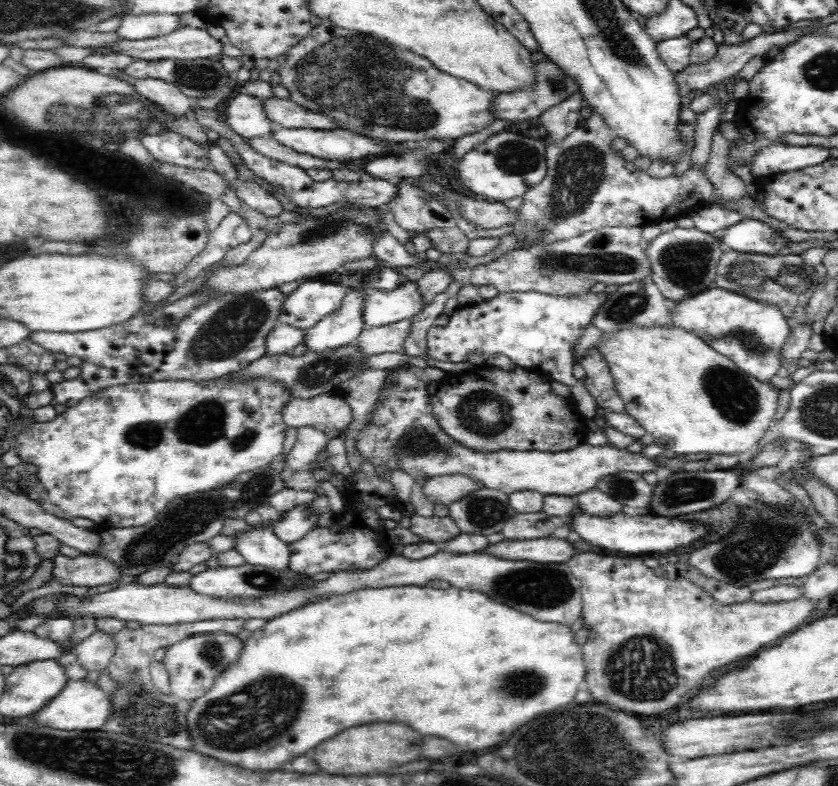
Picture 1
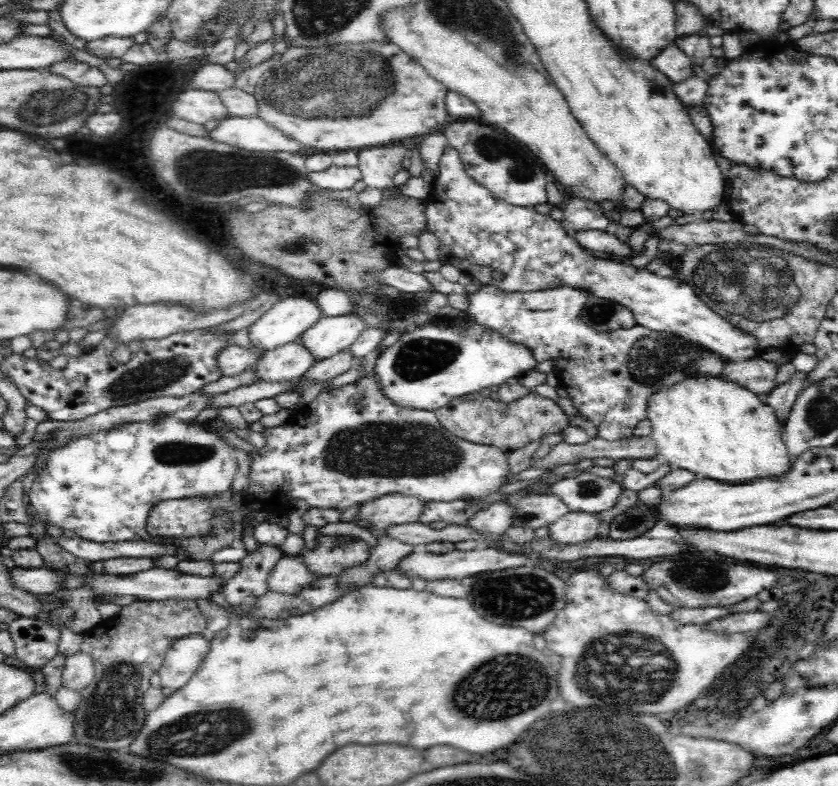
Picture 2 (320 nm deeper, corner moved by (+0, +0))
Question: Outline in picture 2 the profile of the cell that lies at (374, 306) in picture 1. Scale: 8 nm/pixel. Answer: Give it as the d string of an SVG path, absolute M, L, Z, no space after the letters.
M356 311L337 317L321 314L298 336L296 343L312 355L312 363L315 363L348 349L364 329L364 318Z

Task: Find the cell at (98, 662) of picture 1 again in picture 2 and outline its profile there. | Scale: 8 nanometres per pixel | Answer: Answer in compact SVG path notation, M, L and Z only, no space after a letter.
M78 652L65 658L62 686L79 693L92 682L94 675L95 669L90 655Z

